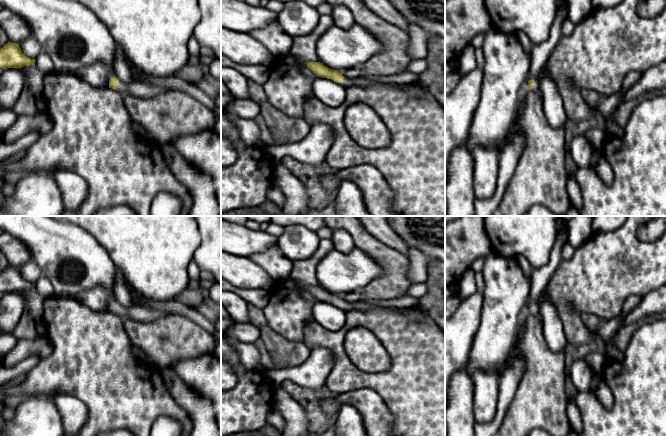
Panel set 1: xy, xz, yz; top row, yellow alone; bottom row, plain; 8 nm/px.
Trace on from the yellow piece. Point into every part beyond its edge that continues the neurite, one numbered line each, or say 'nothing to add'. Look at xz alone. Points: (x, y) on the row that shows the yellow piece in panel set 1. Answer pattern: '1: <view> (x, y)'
1: xz (362, 81)

